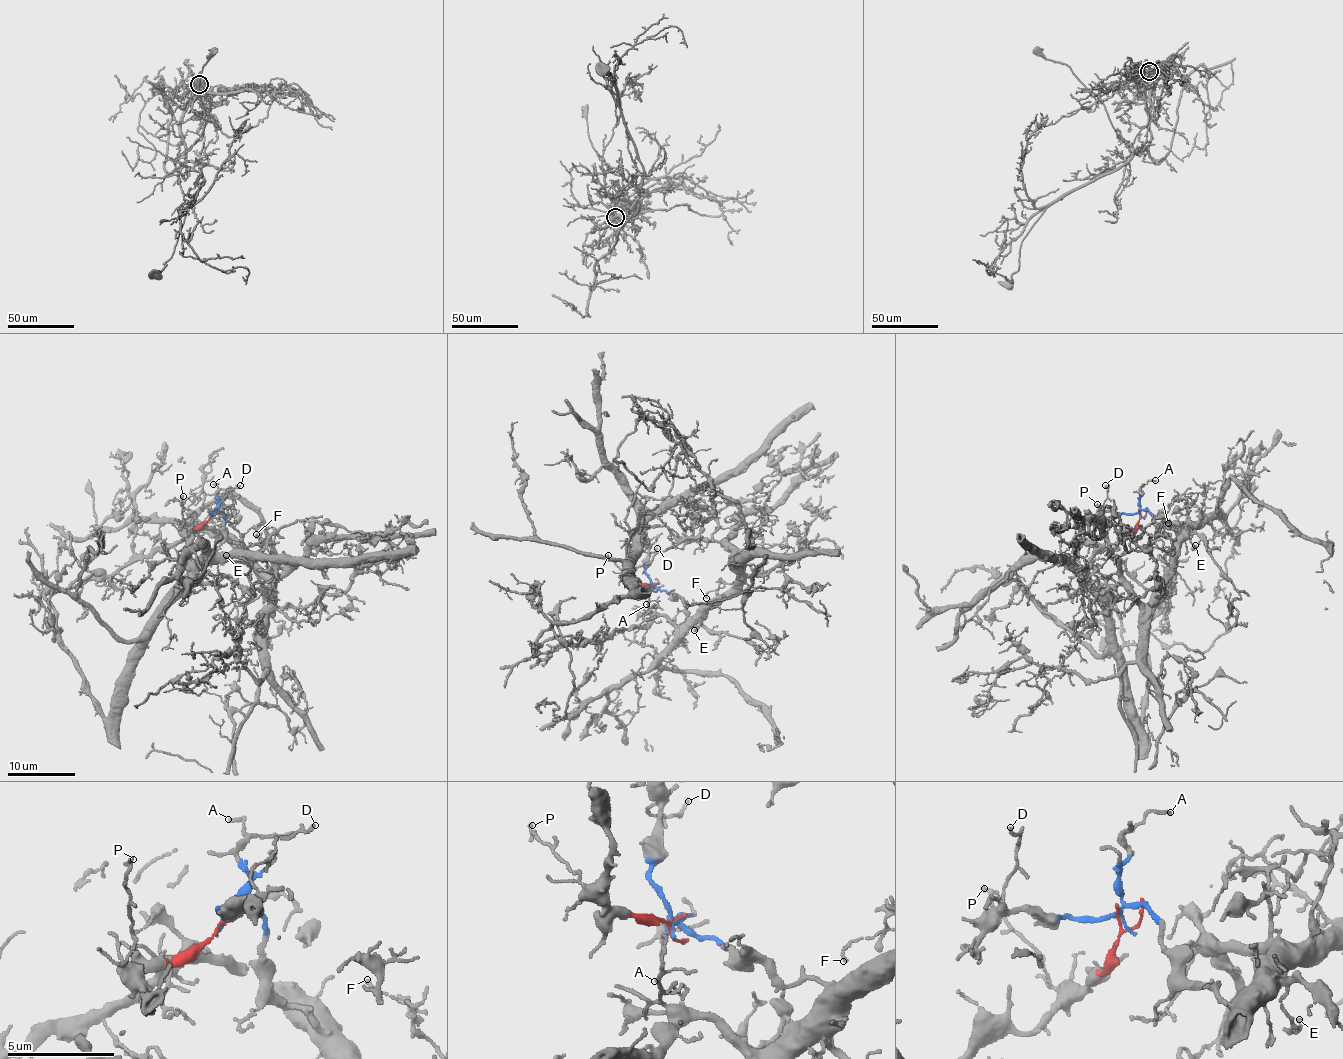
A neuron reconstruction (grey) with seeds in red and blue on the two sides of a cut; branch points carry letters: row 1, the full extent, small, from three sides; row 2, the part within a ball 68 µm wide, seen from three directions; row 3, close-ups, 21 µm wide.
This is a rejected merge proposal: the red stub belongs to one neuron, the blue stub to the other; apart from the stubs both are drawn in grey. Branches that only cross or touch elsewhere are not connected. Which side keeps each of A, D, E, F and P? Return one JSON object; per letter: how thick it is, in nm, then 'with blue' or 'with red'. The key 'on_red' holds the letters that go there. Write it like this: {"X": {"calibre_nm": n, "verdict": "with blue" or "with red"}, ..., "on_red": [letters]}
{"A": {"calibre_nm": 130, "verdict": "with blue"}, "D": {"calibre_nm": 120, "verdict": "with blue"}, "E": {"calibre_nm": 110, "verdict": "with blue"}, "F": {"calibre_nm": 120, "verdict": "with blue"}, "P": {"calibre_nm": 180, "verdict": "with red"}, "on_red": ["P"]}

